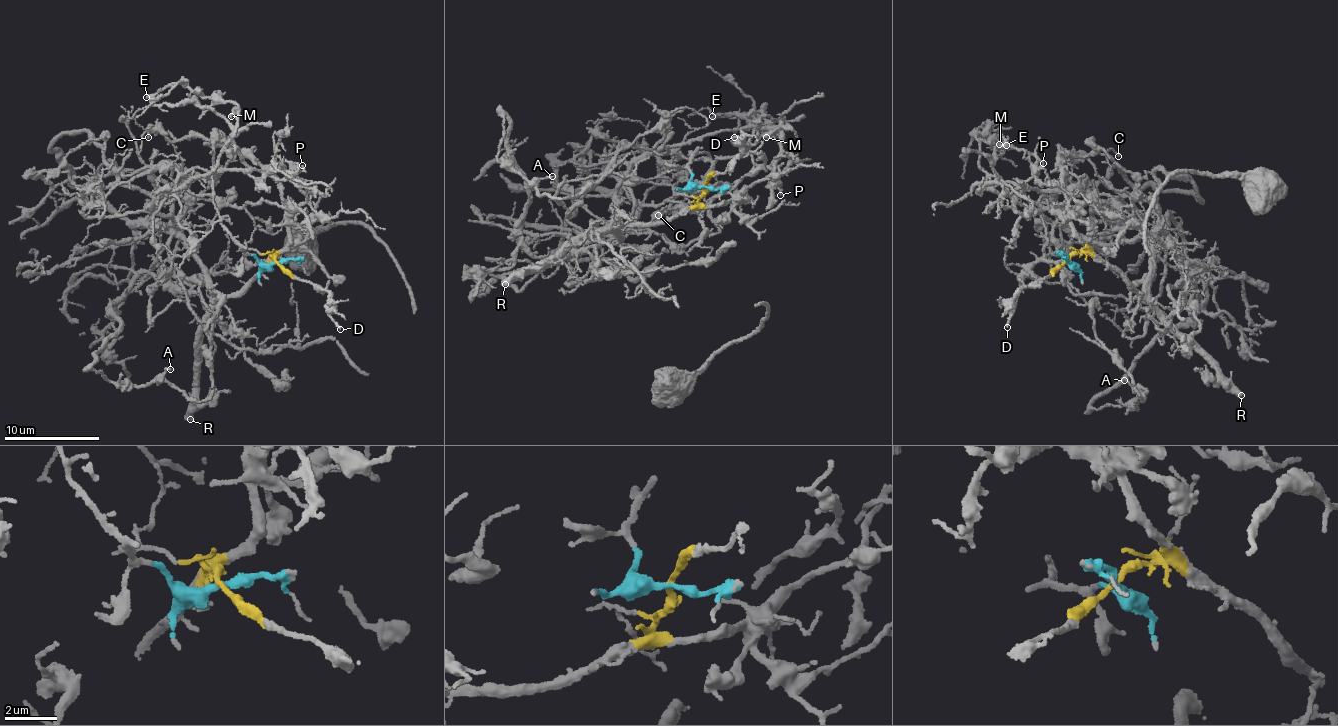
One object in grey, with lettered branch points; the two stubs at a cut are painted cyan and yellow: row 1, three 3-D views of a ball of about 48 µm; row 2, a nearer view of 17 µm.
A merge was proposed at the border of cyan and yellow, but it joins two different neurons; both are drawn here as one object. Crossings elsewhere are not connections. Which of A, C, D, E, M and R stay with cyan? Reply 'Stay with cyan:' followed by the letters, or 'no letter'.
Stay with cyan: E, M

